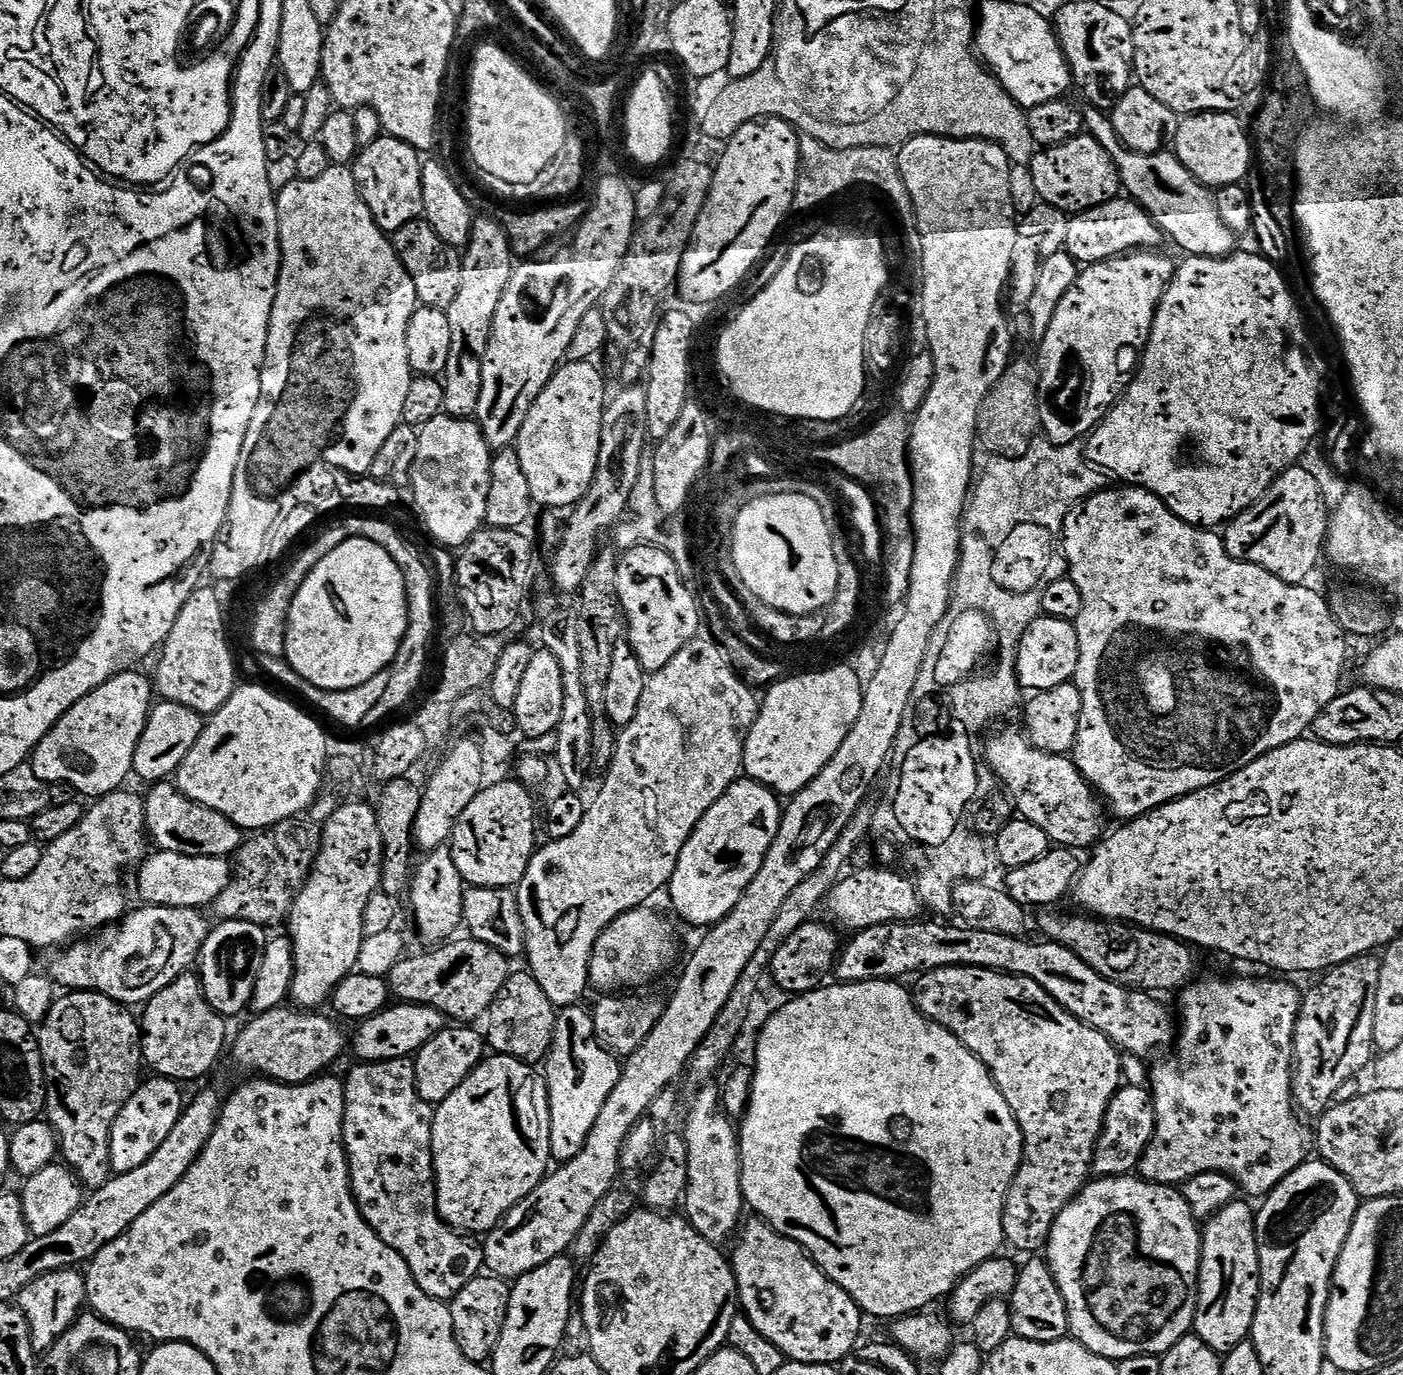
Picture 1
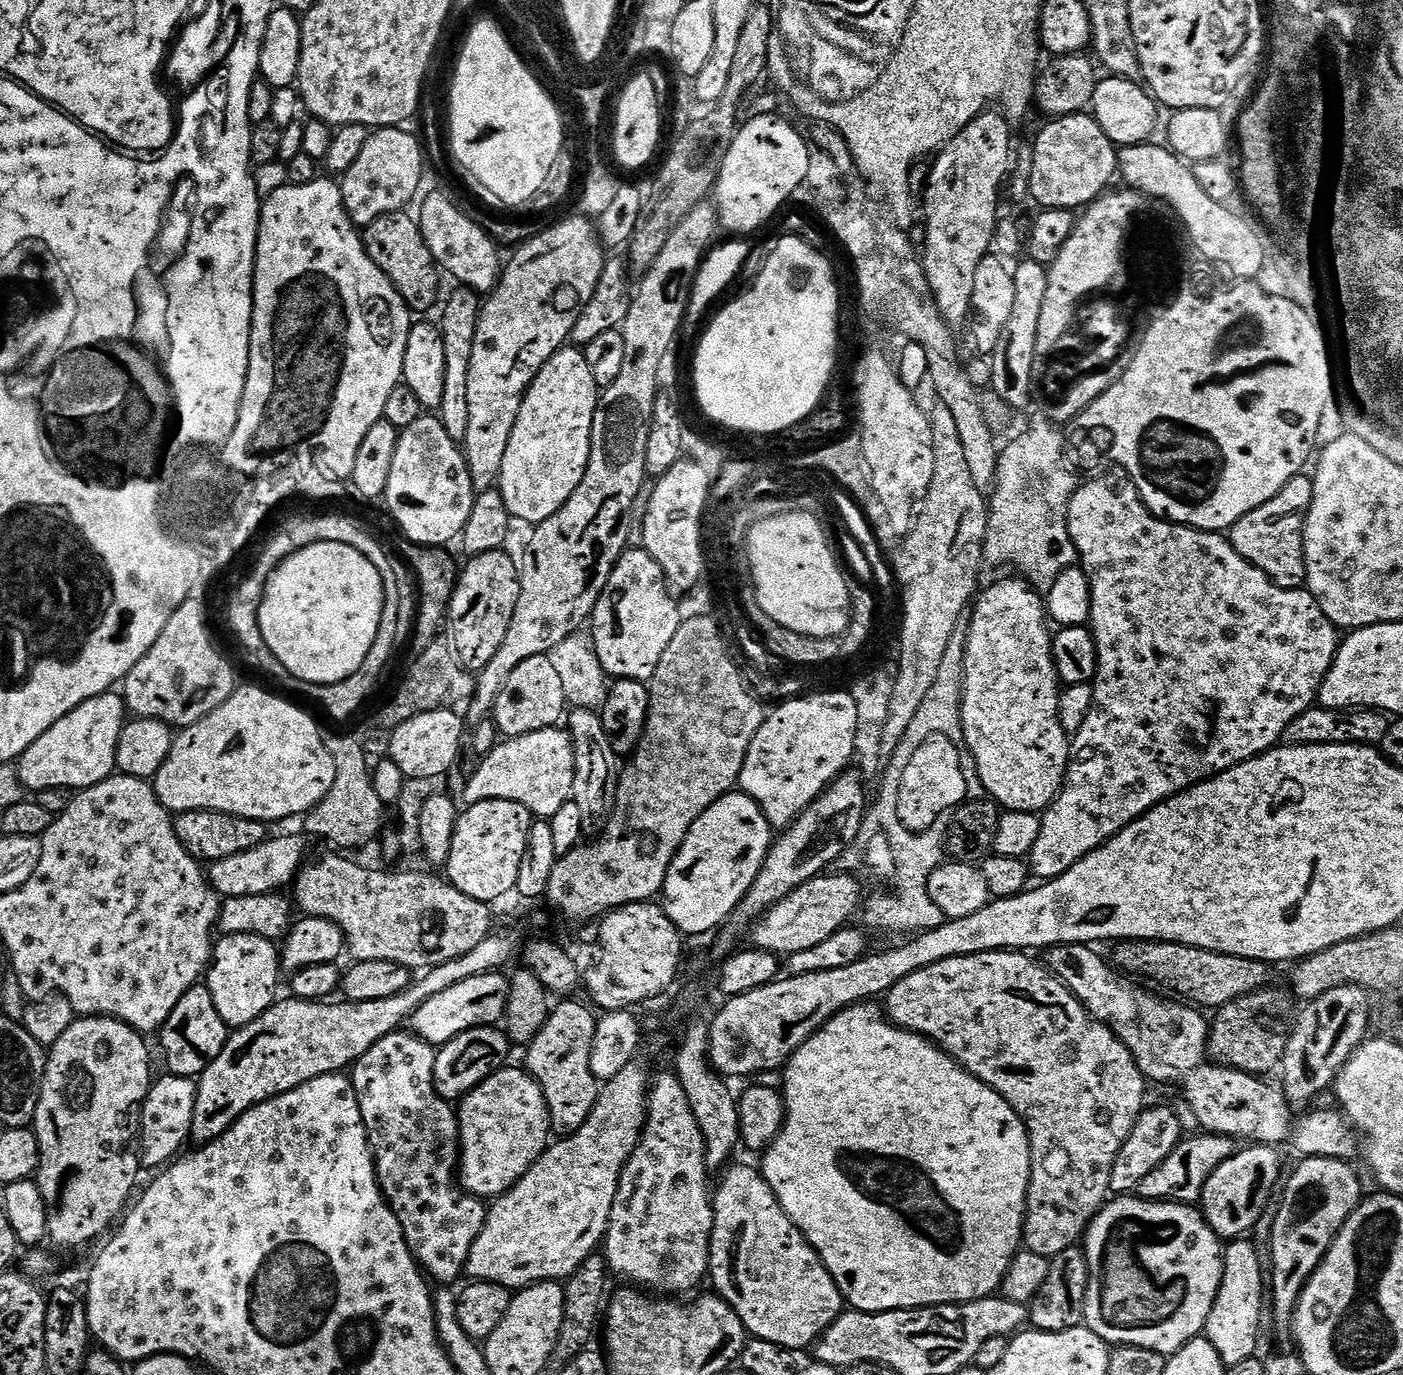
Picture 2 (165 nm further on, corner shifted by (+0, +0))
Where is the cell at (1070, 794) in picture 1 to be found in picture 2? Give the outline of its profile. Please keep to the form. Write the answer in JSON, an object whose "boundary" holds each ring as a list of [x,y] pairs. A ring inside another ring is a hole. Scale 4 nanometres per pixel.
{"boundary":[[[1000,580],[992,584],[984,593],[979,593],[975,601],[976,609],[972,612],[972,621],[966,627],[966,639],[964,641],[964,689],[962,690],[962,706],[960,707],[960,725],[964,731],[964,747],[967,755],[972,755],[976,763],[975,779],[980,781],[980,787],[1001,809],[1010,812],[1034,812],[1043,813],[1049,808],[1056,797],[1060,795],[1060,788],[1064,784],[1064,776],[1068,773],[1068,753],[1070,751],[1070,736],[1062,730],[1062,722],[1058,718],[1058,706],[1060,705],[1060,693],[1062,685],[1060,675],[1056,672],[1054,658],[1052,657],[1053,633],[1048,632],[1049,621],[1046,619],[1045,597],[1037,592],[1027,580]]]}

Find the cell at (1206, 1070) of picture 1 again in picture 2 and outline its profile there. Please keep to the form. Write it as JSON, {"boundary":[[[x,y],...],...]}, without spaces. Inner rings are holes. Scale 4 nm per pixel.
{"boundary":[[[1199,1134],[1181,1139],[1180,1144],[1158,1166],[1158,1170],[1153,1170],[1142,1182],[1138,1182],[1135,1195],[1141,1196],[1143,1200],[1158,1200],[1161,1202],[1175,1202],[1177,1204],[1186,1204],[1196,1206],[1200,1203],[1200,1195],[1214,1170],[1222,1162],[1230,1159],[1233,1152],[1237,1151],[1238,1144],[1235,1139],[1226,1136],[1215,1136],[1209,1134]]]}

